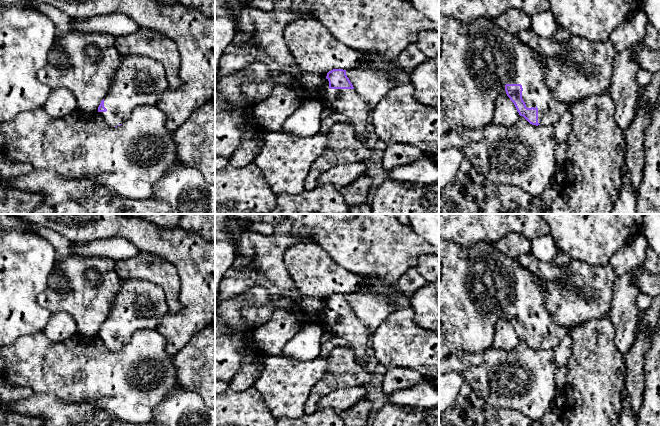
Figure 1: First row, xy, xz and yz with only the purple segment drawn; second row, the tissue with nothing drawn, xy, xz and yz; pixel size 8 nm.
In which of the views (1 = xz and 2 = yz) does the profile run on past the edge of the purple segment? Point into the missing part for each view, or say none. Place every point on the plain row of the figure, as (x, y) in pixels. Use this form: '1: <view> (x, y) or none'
1: xz (346, 325)
2: yz (476, 284)

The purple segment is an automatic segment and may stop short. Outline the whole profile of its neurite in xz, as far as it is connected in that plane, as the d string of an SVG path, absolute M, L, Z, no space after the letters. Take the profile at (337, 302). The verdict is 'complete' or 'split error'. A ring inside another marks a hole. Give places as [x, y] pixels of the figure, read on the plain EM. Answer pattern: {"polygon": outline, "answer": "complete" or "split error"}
{"polygon": "M333 293L327 297L324 310L324 328L346 339L355 353L356 362L370 368L376 361L372 358L369 344L372 334L354 314L346 294Z", "answer": "split error"}

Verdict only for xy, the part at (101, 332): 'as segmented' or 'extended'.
extended

